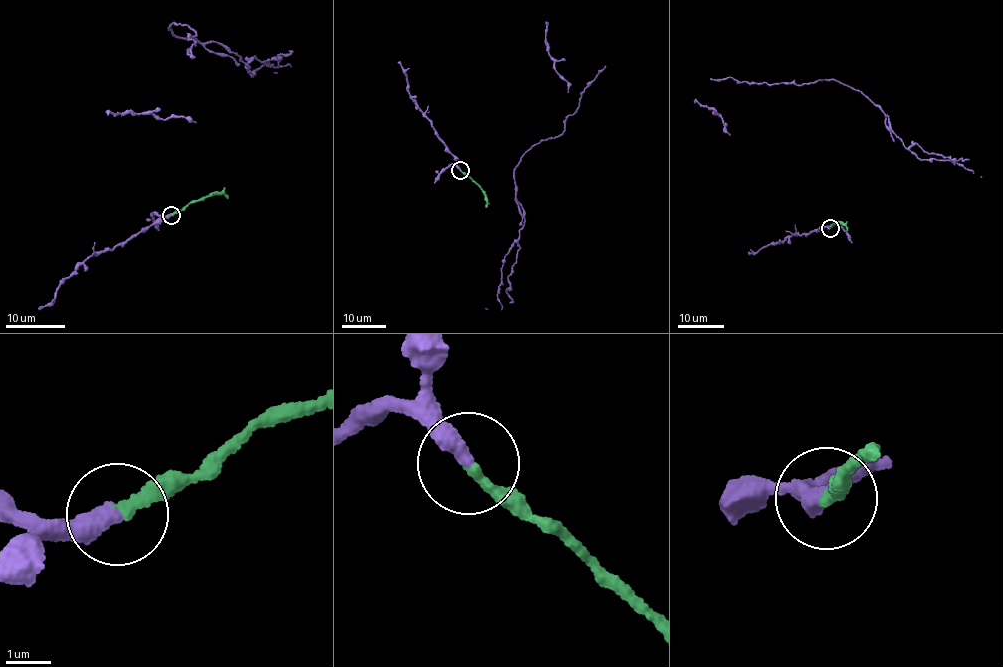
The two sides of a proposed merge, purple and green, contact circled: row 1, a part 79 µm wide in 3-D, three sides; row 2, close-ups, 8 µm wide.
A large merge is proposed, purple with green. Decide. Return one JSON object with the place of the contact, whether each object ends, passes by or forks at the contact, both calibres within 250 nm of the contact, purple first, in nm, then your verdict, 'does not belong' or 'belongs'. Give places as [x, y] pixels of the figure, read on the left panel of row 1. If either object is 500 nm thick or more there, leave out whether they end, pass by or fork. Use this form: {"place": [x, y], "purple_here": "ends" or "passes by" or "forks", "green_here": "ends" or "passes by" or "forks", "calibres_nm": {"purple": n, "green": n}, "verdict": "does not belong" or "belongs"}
{"place": [171, 215], "purple_here": "ends", "green_here": "ends", "calibres_nm": {"purple": 400, "green": 260}, "verdict": "belongs"}

